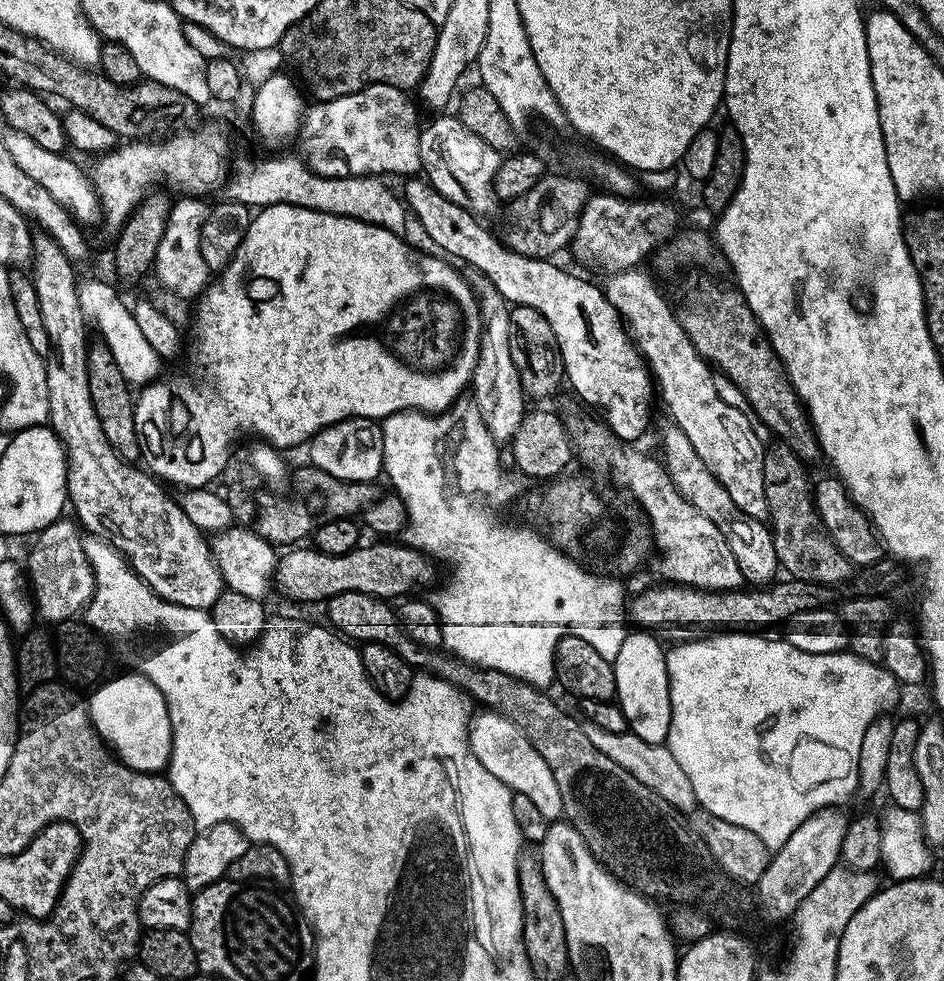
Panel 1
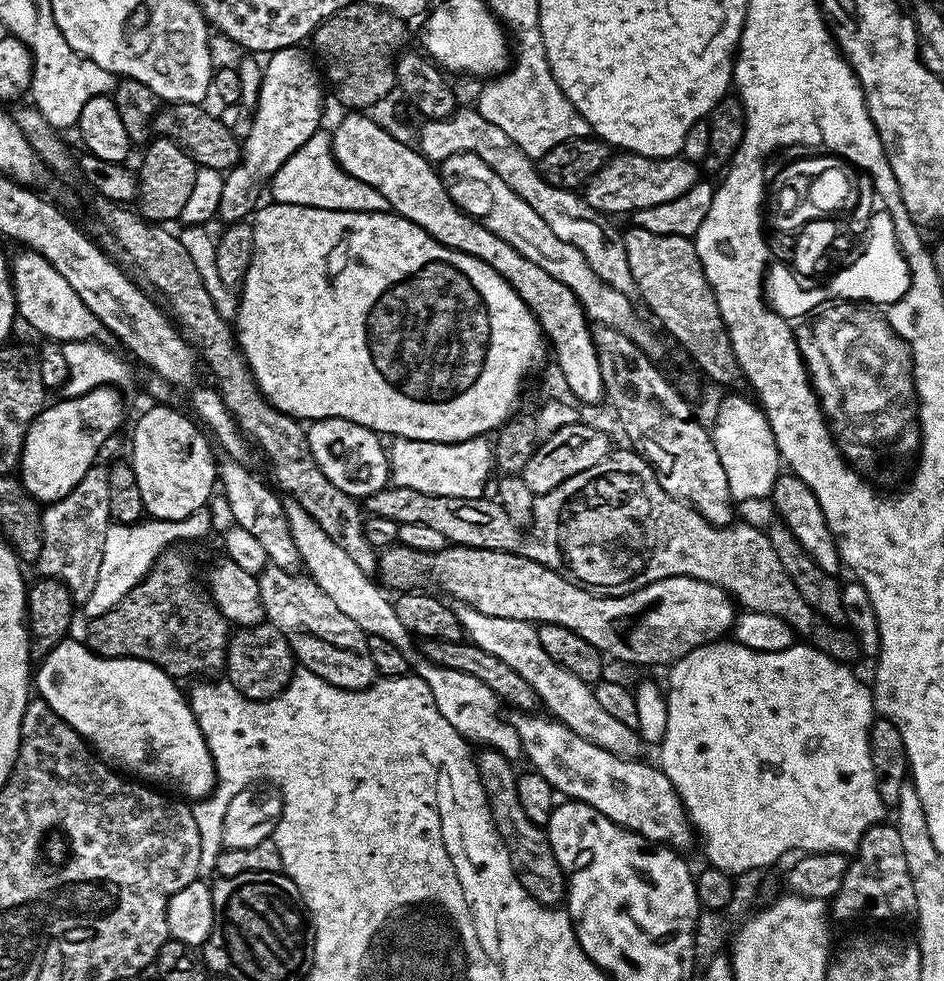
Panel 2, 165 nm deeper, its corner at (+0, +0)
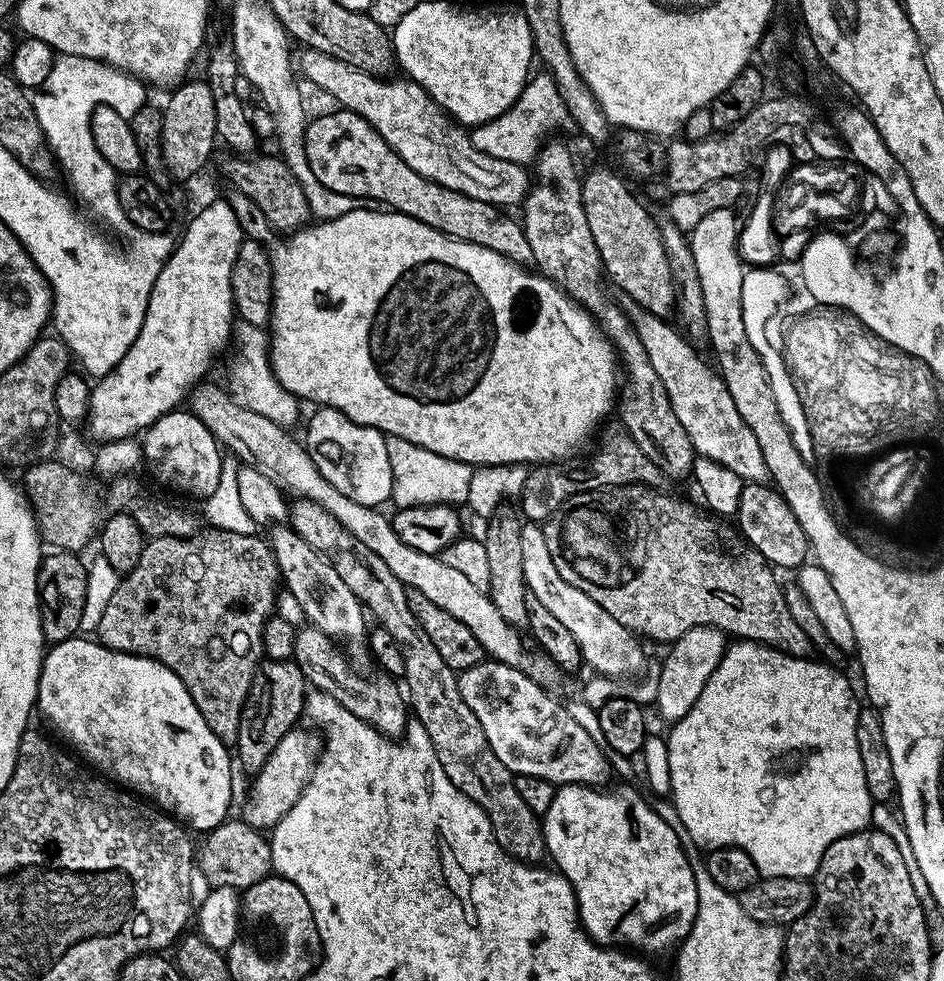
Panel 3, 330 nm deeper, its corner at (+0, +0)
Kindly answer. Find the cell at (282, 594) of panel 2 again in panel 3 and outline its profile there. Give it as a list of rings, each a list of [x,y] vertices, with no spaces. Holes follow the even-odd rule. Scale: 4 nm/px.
[[[311,626],[301,627],[297,631],[292,654],[305,680],[315,691],[330,694],[330,698],[346,706],[350,714],[362,718],[362,722],[377,728],[384,736],[400,738],[405,735],[403,732],[408,728],[408,720],[410,724],[410,705],[401,685],[393,677],[380,674],[377,680],[367,680],[364,674],[357,674],[332,637]]]

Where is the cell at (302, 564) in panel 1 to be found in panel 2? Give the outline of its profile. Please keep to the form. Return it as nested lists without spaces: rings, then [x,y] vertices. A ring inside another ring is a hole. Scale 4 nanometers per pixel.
[[[454,544],[437,552],[419,552],[407,546],[387,547],[378,556],[378,576],[388,590],[420,590],[430,578],[441,588],[439,591],[445,597],[453,596],[456,604],[465,604],[467,608],[487,616],[527,620],[537,625],[566,626],[566,630],[574,630],[578,638],[586,638],[586,642],[590,642],[590,646],[594,646],[605,657],[613,656],[624,664],[676,664],[686,658],[690,650],[703,644],[717,643],[727,637],[733,631],[733,624],[738,617],[737,605],[726,590],[698,578],[662,578],[621,596],[602,596],[595,590],[582,588],[566,579],[561,572],[542,566],[537,560],[528,560],[517,551],[501,552],[499,548],[467,548]]]

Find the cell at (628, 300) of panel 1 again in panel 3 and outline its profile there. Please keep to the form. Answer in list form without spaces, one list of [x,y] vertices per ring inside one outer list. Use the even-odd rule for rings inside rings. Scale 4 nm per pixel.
[[[304,48],[301,51],[300,64],[298,60],[299,75],[305,76],[309,80],[309,85],[321,88],[334,94],[341,103],[344,110],[358,114],[382,134],[384,141],[393,148],[422,178],[430,178],[436,184],[441,184],[444,188],[449,188],[455,192],[466,194],[475,200],[481,200],[487,204],[497,206],[509,206],[508,204],[523,205],[524,198],[528,194],[530,187],[530,172],[525,165],[506,162],[502,158],[494,158],[490,154],[482,154],[472,145],[471,135],[461,125],[457,124],[443,108],[439,108],[430,98],[430,94],[422,86],[418,86],[413,80],[399,78],[381,78],[372,76],[370,73],[362,72],[351,68],[346,62],[340,62],[338,58],[330,57],[329,54],[318,53],[313,49]]]

